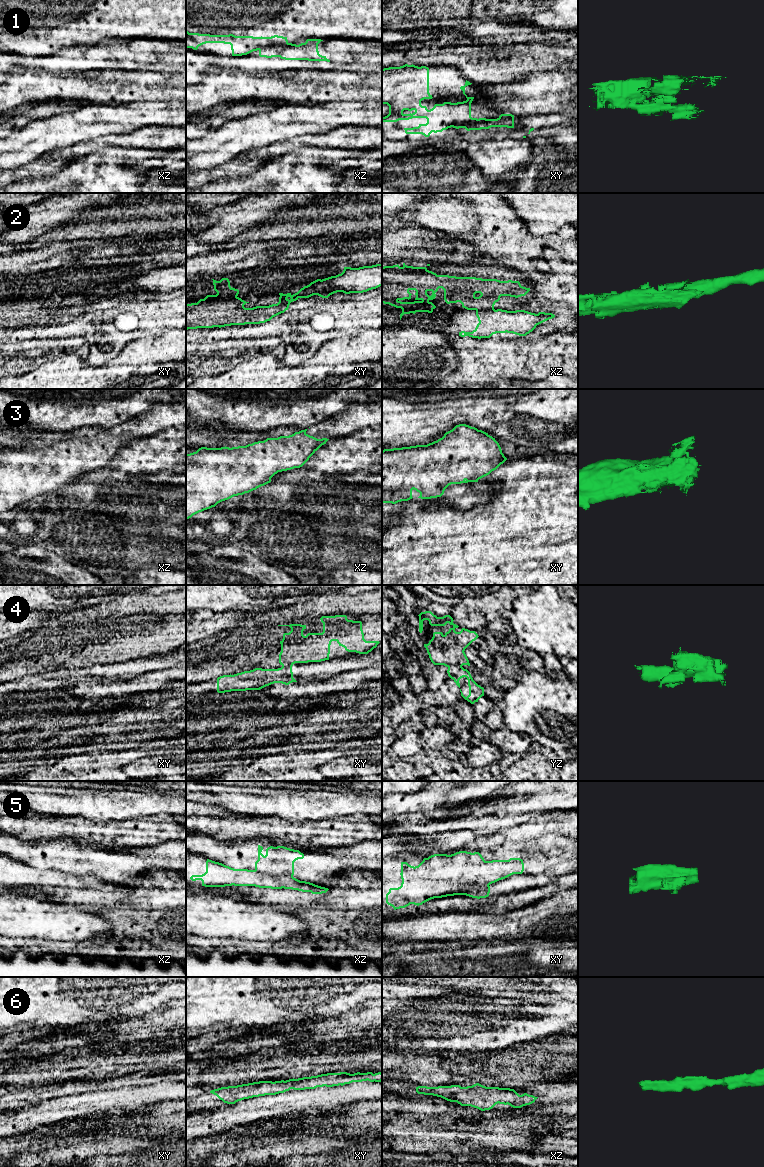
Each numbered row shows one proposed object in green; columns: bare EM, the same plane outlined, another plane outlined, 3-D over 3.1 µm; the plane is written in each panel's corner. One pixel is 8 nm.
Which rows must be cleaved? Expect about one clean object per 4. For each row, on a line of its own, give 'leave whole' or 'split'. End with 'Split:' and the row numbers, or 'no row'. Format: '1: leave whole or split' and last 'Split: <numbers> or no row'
1: split
2: split
3: leave whole
4: split
5: split
6: leave whole
Split: 1, 2, 4, 5

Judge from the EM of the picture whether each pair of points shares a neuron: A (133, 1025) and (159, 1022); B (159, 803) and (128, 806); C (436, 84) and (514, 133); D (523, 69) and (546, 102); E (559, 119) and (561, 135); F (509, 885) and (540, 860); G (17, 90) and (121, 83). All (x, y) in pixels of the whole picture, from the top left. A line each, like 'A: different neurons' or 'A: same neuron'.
A: same neuron
B: same neuron
C: same neuron
D: different neurons
E: different neurons
F: different neurons
G: same neuron

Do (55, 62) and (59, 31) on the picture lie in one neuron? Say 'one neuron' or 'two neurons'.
two neurons

